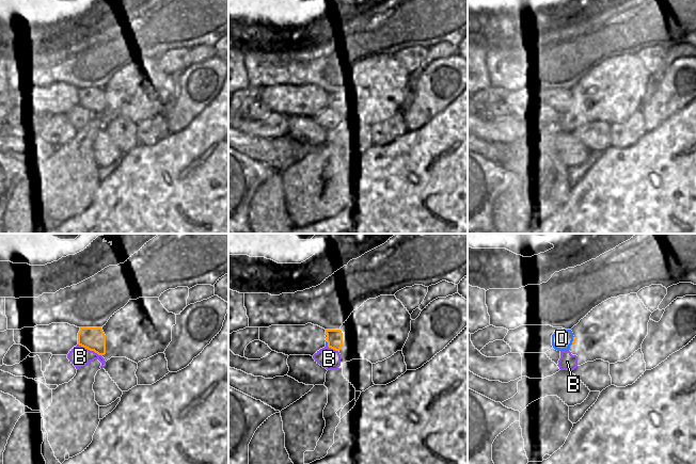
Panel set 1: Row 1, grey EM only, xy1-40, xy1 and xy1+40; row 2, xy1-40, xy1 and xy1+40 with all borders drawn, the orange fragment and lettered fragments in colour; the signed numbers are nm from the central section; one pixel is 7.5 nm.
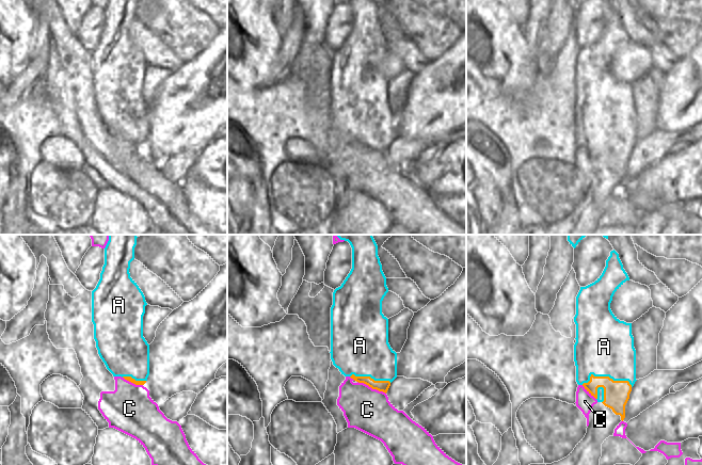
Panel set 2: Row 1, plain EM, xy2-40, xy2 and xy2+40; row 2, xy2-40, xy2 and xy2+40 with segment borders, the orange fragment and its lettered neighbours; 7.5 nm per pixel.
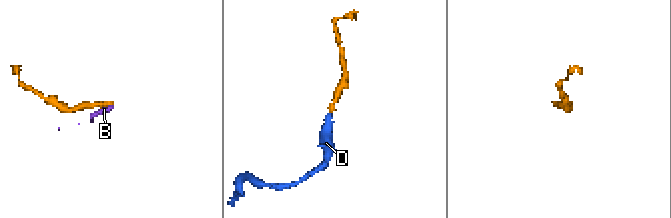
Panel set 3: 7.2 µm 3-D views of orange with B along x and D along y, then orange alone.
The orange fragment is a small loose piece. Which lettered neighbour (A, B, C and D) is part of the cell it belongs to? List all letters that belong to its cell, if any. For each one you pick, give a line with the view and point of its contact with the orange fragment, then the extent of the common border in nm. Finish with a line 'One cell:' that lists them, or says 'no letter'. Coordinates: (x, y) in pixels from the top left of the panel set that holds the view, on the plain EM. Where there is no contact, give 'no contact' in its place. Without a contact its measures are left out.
D: xy1+40 (573, 101) | 70 nm
One cell: D

